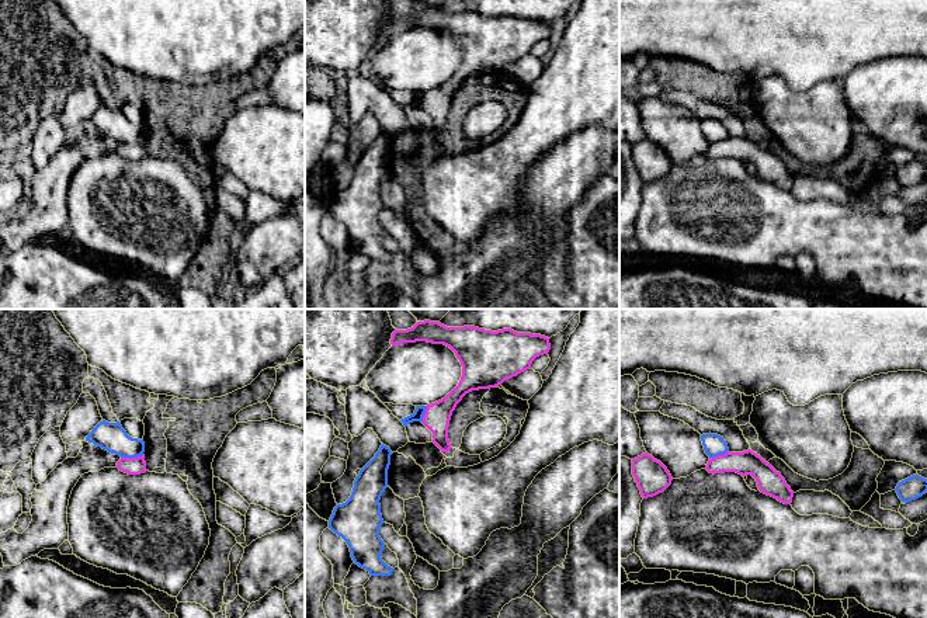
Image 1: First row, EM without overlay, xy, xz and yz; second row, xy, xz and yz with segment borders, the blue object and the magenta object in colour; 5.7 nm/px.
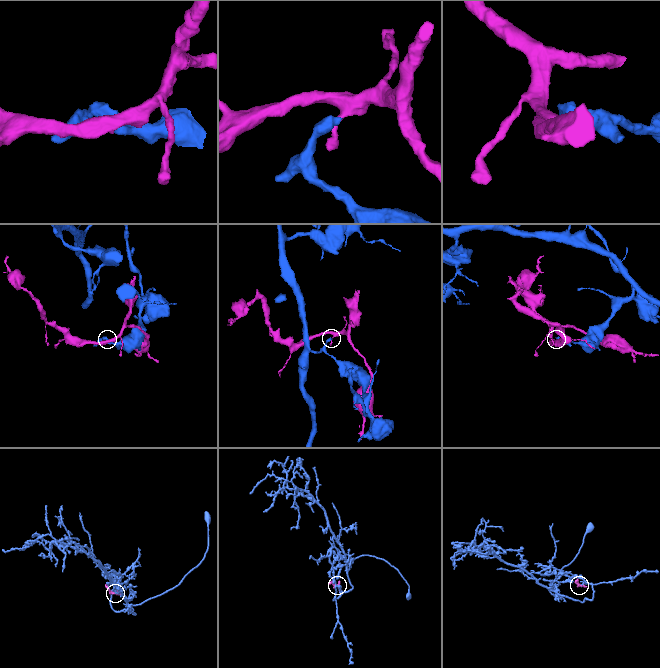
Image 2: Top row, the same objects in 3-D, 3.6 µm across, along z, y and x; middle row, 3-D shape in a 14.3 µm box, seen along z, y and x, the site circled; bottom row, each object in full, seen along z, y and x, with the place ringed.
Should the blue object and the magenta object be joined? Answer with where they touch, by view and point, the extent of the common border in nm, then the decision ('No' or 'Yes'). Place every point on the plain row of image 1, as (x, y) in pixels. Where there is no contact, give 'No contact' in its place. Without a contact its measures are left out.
Touches blue at xy (131, 142). Shared border 130 nm. No

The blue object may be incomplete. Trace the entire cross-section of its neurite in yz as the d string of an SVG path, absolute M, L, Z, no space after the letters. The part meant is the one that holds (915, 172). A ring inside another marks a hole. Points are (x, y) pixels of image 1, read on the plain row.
M913 160L899 167L895 176L902 187L909 188L926 180L927 164Z

